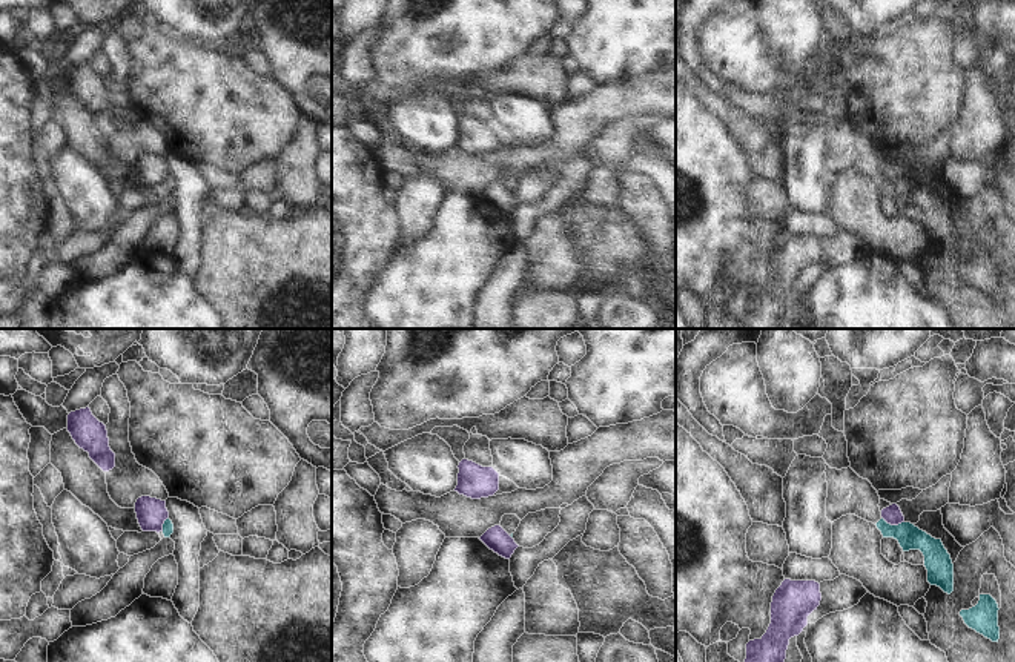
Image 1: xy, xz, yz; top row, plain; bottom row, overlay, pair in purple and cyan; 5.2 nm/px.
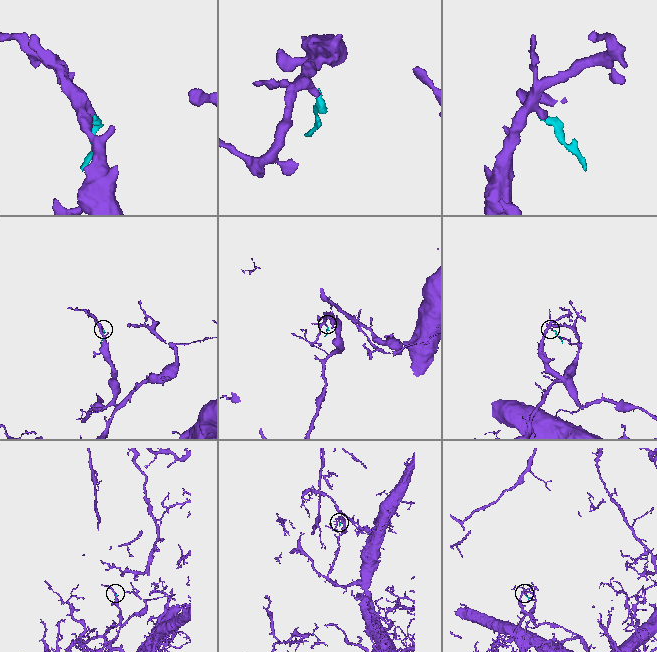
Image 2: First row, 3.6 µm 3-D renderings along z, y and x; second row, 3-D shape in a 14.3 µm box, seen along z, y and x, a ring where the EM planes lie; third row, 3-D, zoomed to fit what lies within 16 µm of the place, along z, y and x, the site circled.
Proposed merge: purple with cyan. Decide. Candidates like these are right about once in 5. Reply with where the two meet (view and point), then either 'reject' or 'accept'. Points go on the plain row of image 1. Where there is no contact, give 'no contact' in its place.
yz (892, 180) | reject

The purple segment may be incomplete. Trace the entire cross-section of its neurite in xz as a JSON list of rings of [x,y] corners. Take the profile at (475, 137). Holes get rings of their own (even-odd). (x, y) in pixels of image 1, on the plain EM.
[[[462,115],[458,121],[458,141],[455,147],[471,155],[493,152],[499,146],[499,129],[493,123],[482,123]]]

